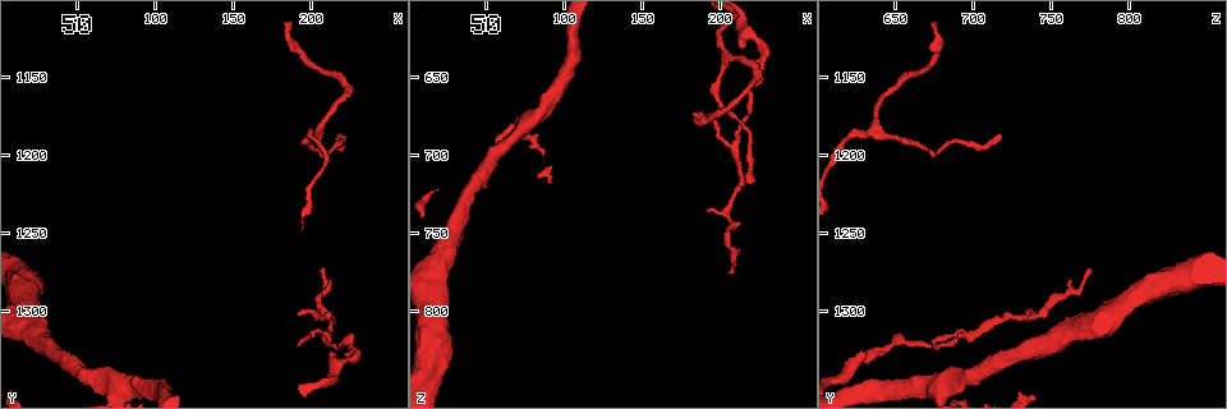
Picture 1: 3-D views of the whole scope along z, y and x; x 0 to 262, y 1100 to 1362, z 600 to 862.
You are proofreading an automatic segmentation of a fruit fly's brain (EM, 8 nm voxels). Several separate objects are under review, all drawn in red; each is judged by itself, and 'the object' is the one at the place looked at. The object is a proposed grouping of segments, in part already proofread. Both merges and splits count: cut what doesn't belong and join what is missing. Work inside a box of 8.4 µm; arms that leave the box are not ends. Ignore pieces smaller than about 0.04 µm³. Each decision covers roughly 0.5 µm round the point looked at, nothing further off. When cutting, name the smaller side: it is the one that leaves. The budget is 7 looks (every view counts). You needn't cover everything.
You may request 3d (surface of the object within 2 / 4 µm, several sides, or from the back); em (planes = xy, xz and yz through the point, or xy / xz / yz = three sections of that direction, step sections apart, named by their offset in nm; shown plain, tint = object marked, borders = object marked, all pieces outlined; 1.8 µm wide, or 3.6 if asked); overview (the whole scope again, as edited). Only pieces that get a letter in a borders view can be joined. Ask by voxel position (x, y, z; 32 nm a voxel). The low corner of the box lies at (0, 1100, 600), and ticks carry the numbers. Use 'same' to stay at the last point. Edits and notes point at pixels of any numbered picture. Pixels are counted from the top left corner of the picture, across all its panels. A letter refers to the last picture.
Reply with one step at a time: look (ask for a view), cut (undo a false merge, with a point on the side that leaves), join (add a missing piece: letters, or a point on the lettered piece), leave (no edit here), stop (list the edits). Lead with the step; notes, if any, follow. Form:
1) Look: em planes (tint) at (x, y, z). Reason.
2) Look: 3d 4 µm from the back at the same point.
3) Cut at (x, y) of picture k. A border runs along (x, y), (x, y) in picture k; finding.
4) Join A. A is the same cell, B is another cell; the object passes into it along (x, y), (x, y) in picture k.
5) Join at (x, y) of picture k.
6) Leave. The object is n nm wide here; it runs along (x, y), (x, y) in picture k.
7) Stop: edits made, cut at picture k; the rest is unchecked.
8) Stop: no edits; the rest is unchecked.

Look: 3d 2 µm at (72, 1350, 682).

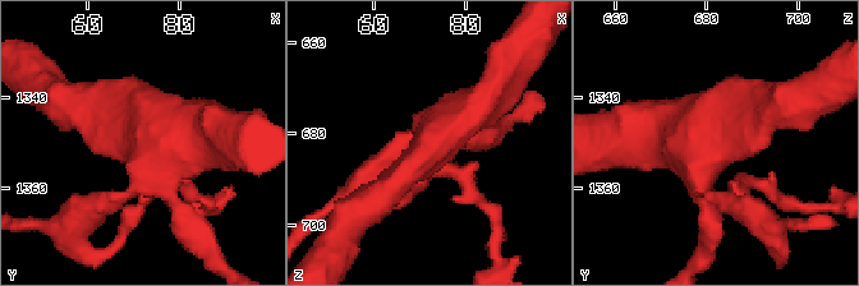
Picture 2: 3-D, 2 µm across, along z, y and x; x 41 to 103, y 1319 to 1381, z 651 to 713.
Look: em planes (tint) at (73, 1348, 682). 4 arms meet here.

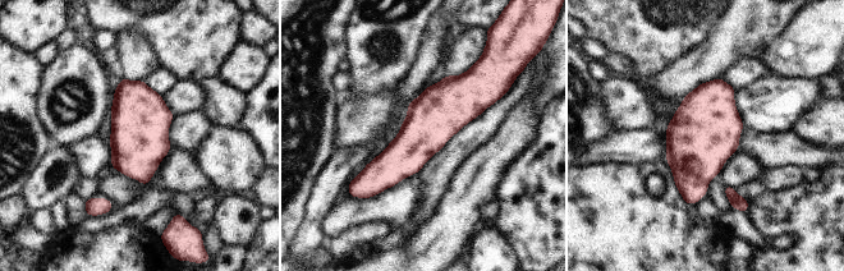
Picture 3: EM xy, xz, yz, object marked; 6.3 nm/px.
Look: em planes (borders) at the same point.

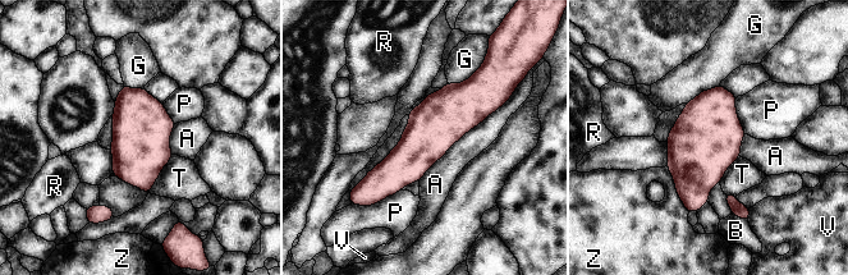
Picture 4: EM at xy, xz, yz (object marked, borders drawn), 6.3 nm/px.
Leave. A, B, G, P, R, T, V and Z are other cells; a border runs along (504, 102), (467, 131), (418, 180) in picture 4; all the same neuron.

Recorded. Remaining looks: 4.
Look: em planes (borders) at (220, 1186, 716). Long arm stops here.

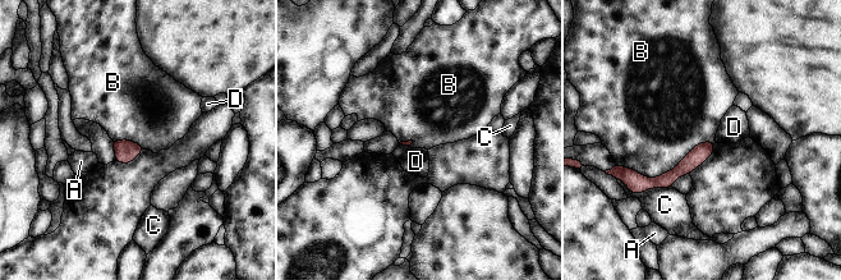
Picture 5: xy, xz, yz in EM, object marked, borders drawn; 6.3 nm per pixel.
Leave. A, B, C and D are other cells; it runs along (711, 145), (666, 180), (640, 178) in picture 5; none of them fits.

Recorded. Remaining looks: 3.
Look: 3d 4 µm at (192, 1302, 736). Free end.

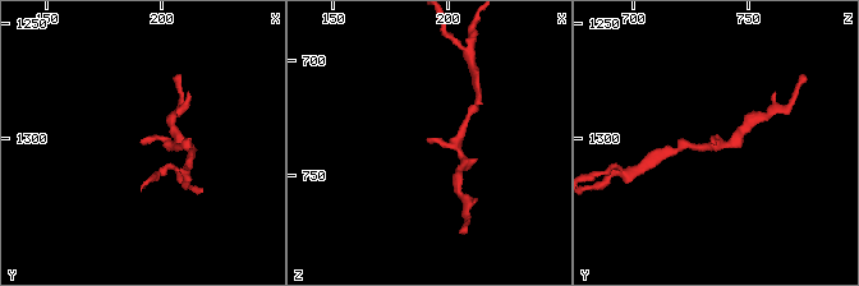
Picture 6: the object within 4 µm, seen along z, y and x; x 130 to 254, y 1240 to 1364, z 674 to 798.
Look: em xz step 16 (tint) at (192, 1301, 734). Now the EM.

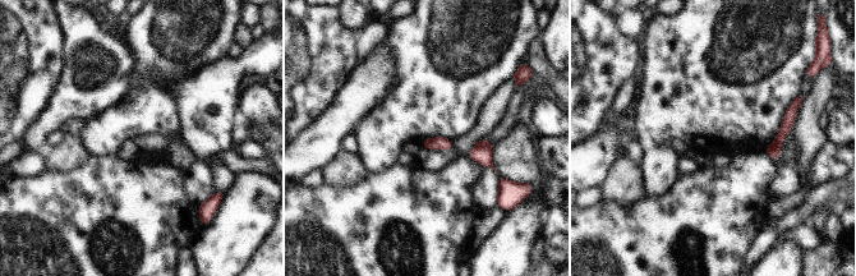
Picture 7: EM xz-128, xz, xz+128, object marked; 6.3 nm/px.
Look: em planes (borders) at the same point.

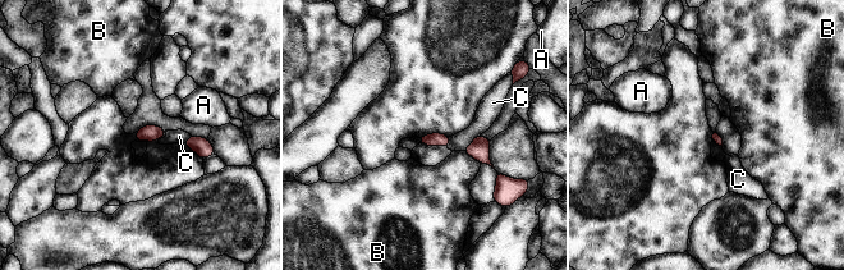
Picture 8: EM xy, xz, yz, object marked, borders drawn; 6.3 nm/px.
Leave. The longest contact is with C, 170 nm; A, B and C are other cells; a border runs along (481, 132), (462, 150) in picture 8; no lettered piece goes on from it.

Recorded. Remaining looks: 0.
Stop: no edits; the rest is unchecked.

